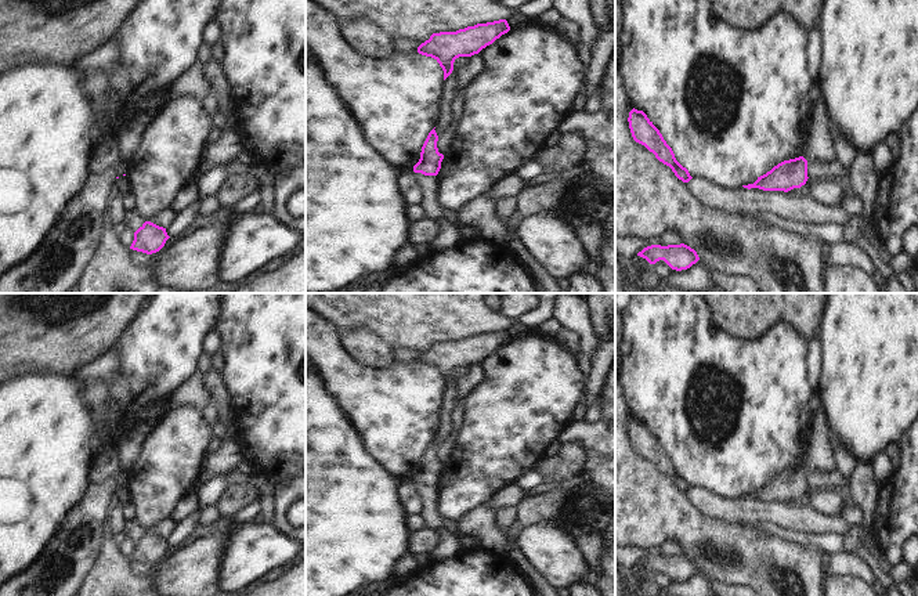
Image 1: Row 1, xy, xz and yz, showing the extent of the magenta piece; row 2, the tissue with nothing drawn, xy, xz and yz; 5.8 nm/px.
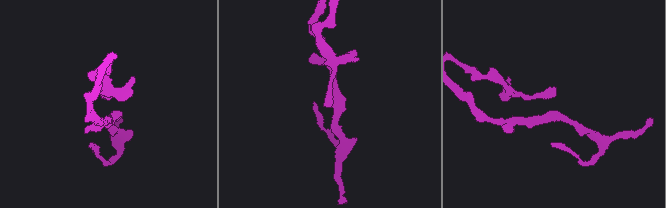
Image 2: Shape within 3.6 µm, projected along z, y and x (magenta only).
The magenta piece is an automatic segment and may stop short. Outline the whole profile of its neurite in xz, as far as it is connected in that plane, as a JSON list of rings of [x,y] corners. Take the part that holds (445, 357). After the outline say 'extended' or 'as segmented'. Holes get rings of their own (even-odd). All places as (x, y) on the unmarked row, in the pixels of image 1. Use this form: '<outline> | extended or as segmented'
[[[499,329],[456,342],[433,343],[429,350],[418,357],[418,362],[434,368],[442,378],[445,390],[452,383],[456,368],[478,364],[509,340],[507,330]]] | as segmented

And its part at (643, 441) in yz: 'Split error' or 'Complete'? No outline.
Complete

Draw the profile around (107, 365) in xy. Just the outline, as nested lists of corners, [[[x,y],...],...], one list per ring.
[[[113,342],[102,354],[72,371],[75,379],[102,378],[115,382],[122,369],[118,353],[119,343]]]

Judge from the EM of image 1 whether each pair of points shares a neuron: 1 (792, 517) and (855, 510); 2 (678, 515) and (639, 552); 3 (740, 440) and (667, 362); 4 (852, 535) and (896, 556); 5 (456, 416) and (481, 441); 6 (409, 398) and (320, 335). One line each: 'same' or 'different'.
1: different
2: different
3: same
4: different
5: different
6: same

